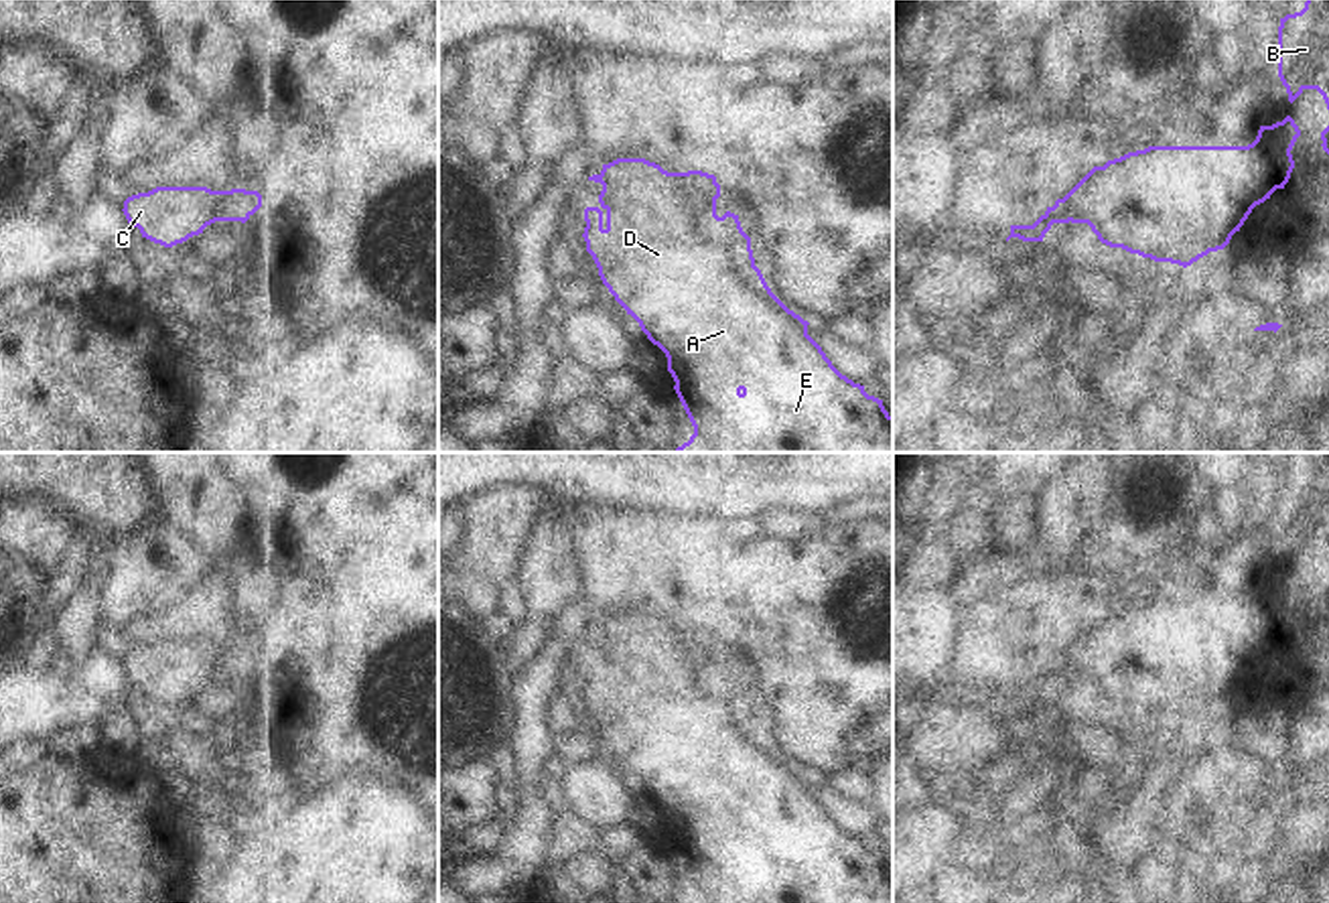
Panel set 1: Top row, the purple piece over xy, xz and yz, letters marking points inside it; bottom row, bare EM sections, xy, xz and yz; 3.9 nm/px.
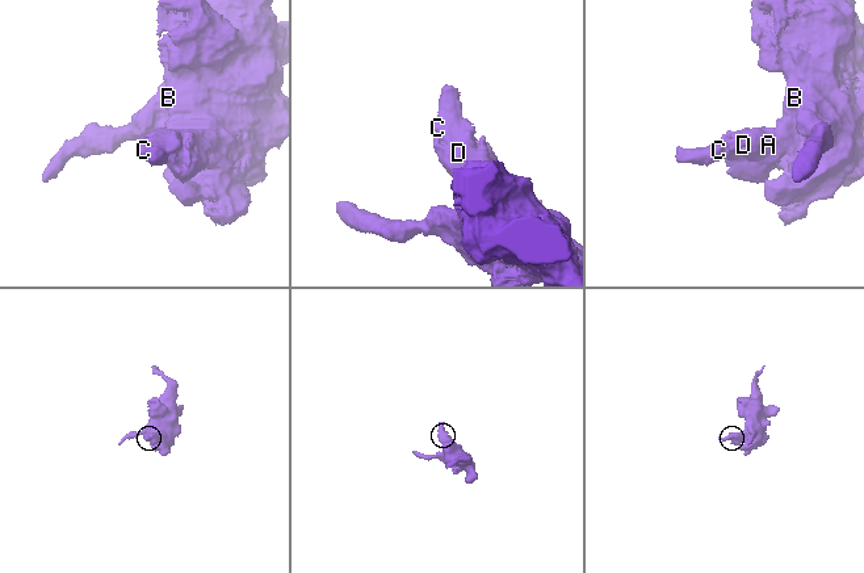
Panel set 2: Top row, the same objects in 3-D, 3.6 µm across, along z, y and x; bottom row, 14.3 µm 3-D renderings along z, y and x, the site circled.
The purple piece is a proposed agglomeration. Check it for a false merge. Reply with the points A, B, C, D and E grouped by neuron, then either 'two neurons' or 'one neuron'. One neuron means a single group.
A B C D E | one neuron

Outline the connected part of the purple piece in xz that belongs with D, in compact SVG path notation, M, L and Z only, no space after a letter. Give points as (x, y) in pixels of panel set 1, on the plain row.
M617 613L603 619L599 629L588 635L601 637L599 662L584 664L584 696L592 710L599 731L615 755L631 769L647 793L668 812L676 848L694 881L694 889L678 903L893 903L893 871L885 864L883 854L868 850L864 840L842 830L826 812L822 802L808 789L808 775L789 765L767 741L761 724L755 720L751 692L743 686L739 670L726 666L716 670L720 639L714 629L702 625L668 627L645 613Z

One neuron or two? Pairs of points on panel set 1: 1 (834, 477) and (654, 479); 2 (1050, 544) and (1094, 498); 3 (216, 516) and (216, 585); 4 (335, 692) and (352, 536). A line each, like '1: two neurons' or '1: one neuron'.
1: one neuron
2: one neuron
3: two neurons
4: one neuron

